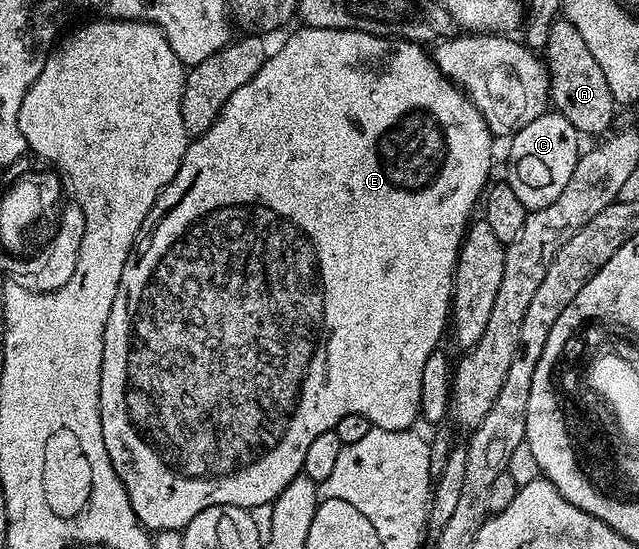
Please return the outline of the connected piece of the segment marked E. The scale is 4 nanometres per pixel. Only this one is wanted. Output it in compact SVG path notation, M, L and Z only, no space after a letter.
M299 28L283 42L279 51L272 53L263 62L263 67L249 80L249 84L241 84L229 100L221 108L217 120L204 134L192 137L187 143L187 151L181 160L181 168L177 168L177 176L157 196L153 208L145 216L141 228L135 237L135 243L127 257L121 272L121 284L117 288L117 296L113 300L113 308L109 312L109 320L103 337L103 359L101 360L101 392L99 393L99 415L101 416L101 436L105 436L105 452L109 452L109 460L127 489L133 512L137 520L148 532L165 530L182 531L184 526L205 508L214 506L242 506L250 508L257 504L272 503L303 469L305 451L313 439L321 436L321 432L335 429L341 416L360 414L371 421L372 427L380 430L409 430L421 418L421 384L423 369L429 356L436 353L439 341L443 338L443 330L449 326L451 309L451 287L455 280L455 262L459 259L459 243L472 217L471 209L476 209L481 195L488 189L487 177L491 174L491 129L485 124L481 112L472 104L471 99L450 82L435 66L432 55L427 54L417 42L407 42L404 38L383 38L379 34L370 34L364 30L334 30L333 28Z

